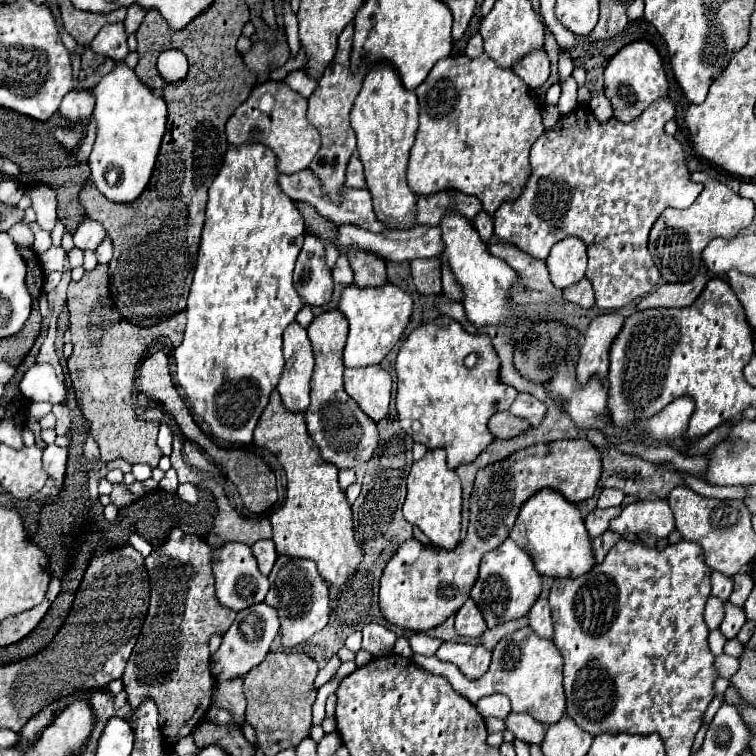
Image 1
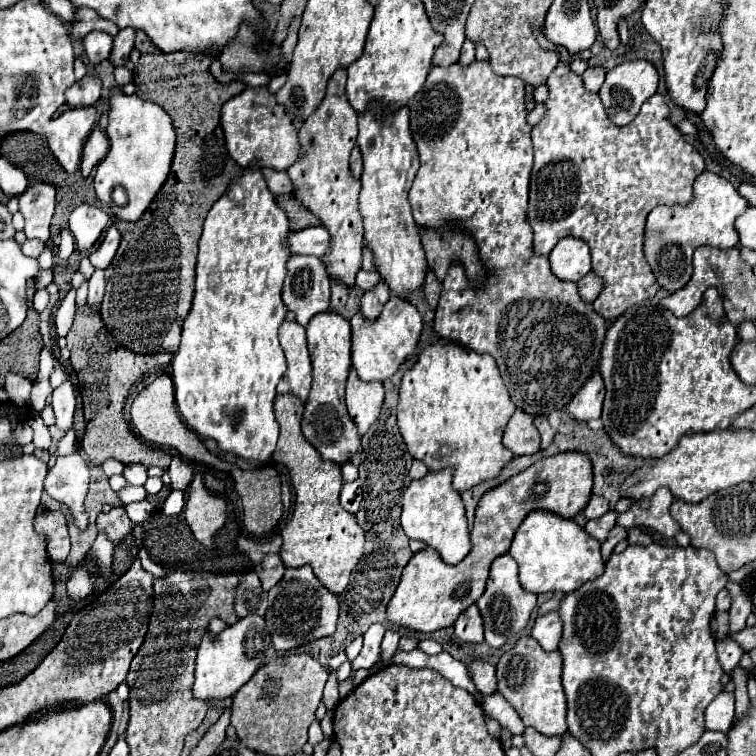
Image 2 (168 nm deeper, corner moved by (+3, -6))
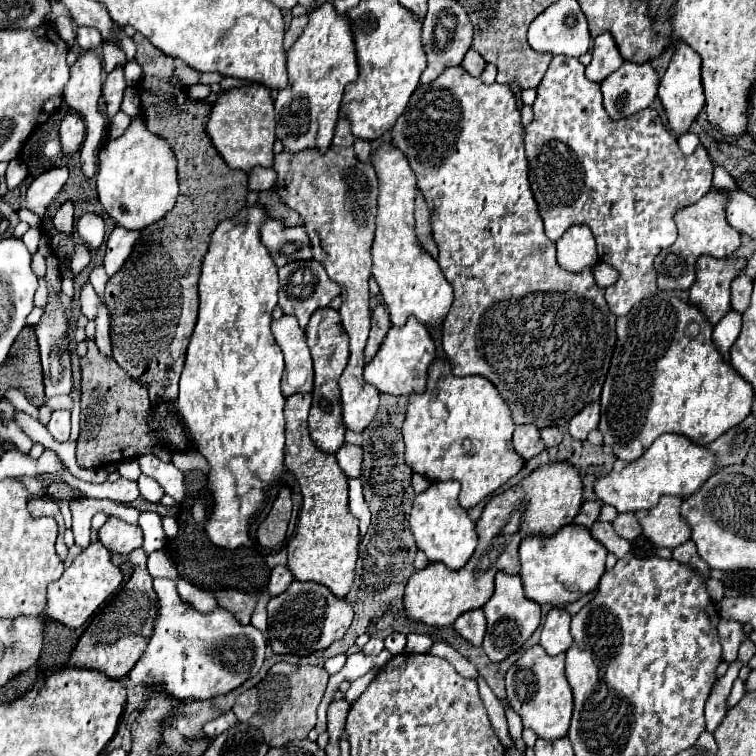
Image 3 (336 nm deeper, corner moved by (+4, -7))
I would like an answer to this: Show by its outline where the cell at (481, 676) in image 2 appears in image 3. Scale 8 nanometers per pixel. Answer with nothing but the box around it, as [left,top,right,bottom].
[506,707,526,755]

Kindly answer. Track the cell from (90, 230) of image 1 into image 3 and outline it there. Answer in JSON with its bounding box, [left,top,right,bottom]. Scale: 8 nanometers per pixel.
[104,227,140,277]

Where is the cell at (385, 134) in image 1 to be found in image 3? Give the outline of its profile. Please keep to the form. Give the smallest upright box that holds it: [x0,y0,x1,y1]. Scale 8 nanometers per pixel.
[372,143,452,327]

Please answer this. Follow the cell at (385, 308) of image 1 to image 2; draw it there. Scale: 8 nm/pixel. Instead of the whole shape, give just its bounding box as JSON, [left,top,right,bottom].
[351,296,421,382]

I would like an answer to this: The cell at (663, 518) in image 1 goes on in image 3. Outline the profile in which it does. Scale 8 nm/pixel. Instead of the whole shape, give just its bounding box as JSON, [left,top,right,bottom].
[636,495,690,549]

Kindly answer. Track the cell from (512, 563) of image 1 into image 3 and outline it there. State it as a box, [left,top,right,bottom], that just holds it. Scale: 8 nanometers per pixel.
[482,573,540,663]

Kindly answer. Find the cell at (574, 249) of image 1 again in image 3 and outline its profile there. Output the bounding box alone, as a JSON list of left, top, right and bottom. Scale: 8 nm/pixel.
[558,225,598,271]

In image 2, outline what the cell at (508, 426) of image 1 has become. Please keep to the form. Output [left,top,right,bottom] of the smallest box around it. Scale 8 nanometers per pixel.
[503,408,539,456]

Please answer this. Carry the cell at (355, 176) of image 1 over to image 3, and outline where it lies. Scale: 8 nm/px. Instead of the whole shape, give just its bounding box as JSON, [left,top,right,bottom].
[354,139,372,161]

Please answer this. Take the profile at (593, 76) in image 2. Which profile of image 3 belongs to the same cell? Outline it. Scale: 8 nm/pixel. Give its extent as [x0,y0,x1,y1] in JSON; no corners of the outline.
[586,33,624,83]

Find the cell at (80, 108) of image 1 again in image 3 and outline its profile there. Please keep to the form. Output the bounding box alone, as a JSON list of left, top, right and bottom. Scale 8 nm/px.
[64,51,106,177]

